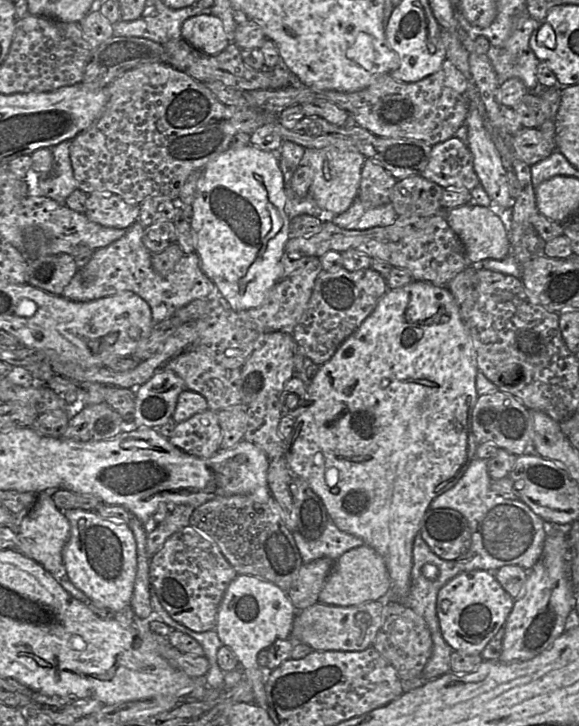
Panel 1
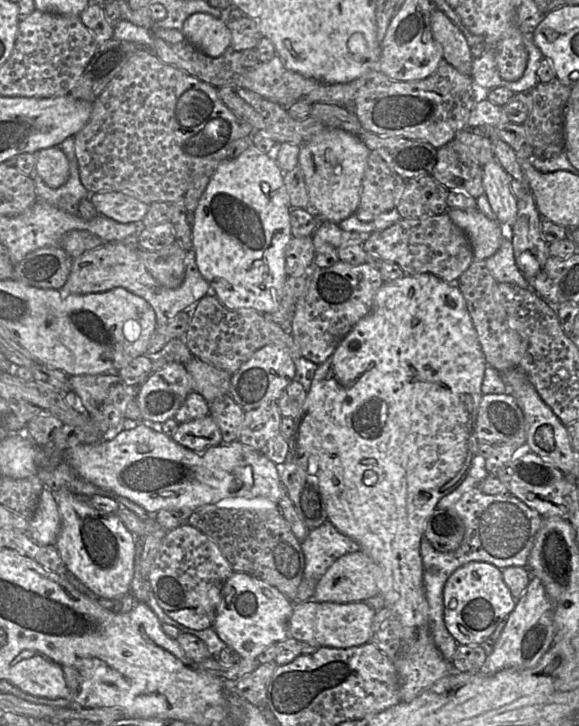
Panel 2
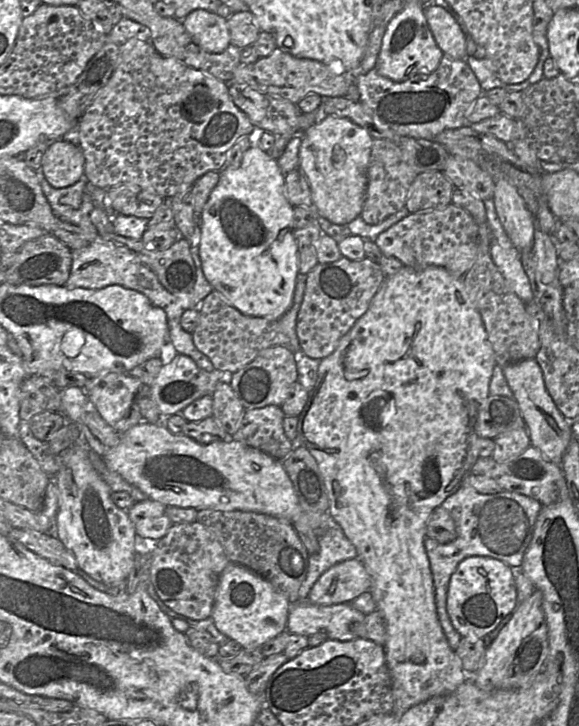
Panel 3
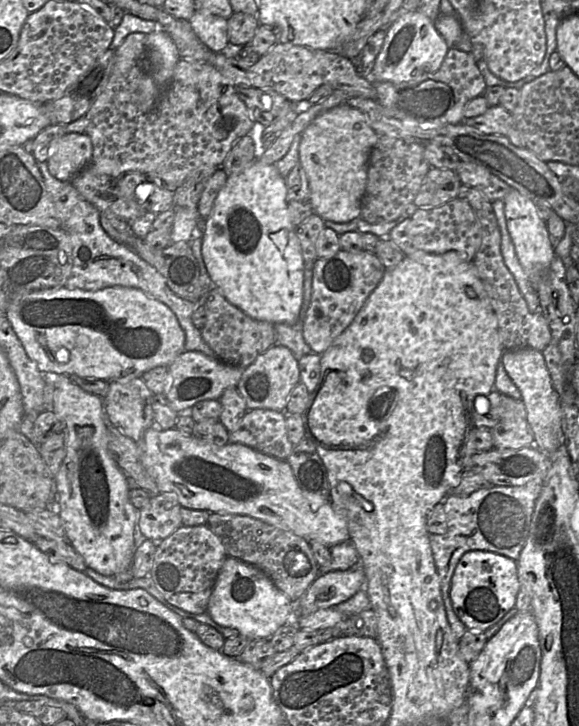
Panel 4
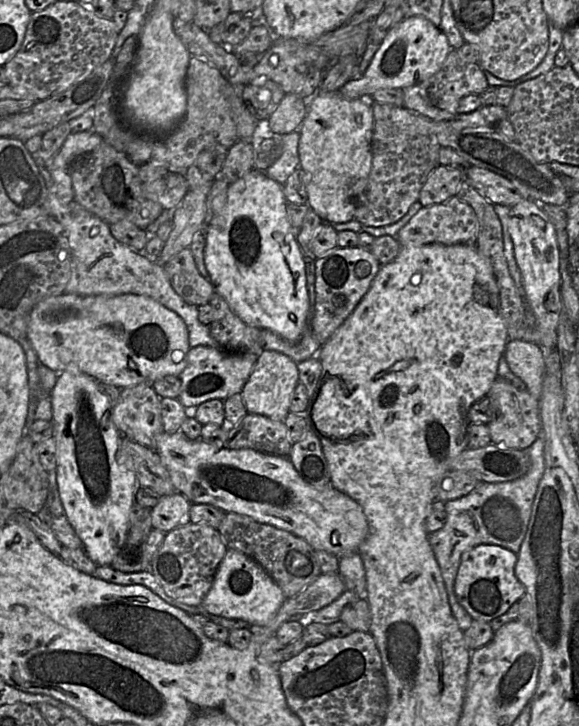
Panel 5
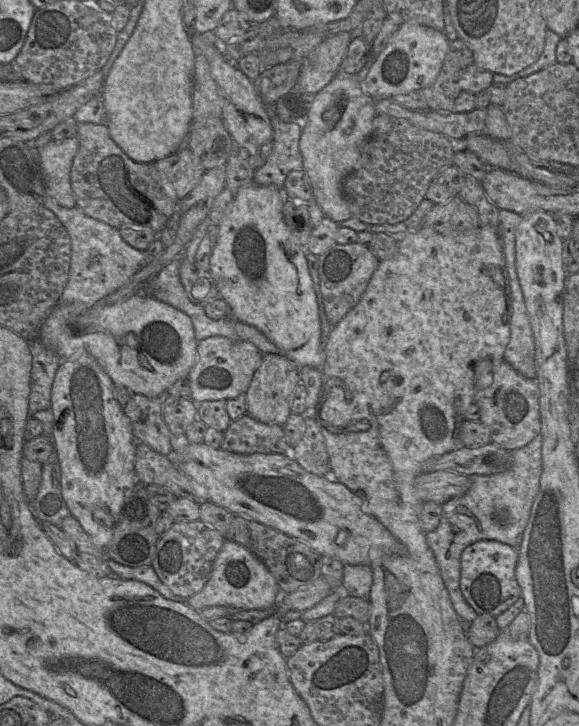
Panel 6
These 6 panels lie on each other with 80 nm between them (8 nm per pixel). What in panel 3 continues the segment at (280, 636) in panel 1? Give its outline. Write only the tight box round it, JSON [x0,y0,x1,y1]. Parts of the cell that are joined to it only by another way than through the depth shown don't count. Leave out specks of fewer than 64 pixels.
[211,563,291,649]

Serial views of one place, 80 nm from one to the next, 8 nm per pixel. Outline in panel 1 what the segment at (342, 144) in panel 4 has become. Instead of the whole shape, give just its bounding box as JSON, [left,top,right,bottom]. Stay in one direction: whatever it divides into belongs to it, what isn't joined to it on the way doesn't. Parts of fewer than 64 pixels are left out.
[300,147,365,215]

